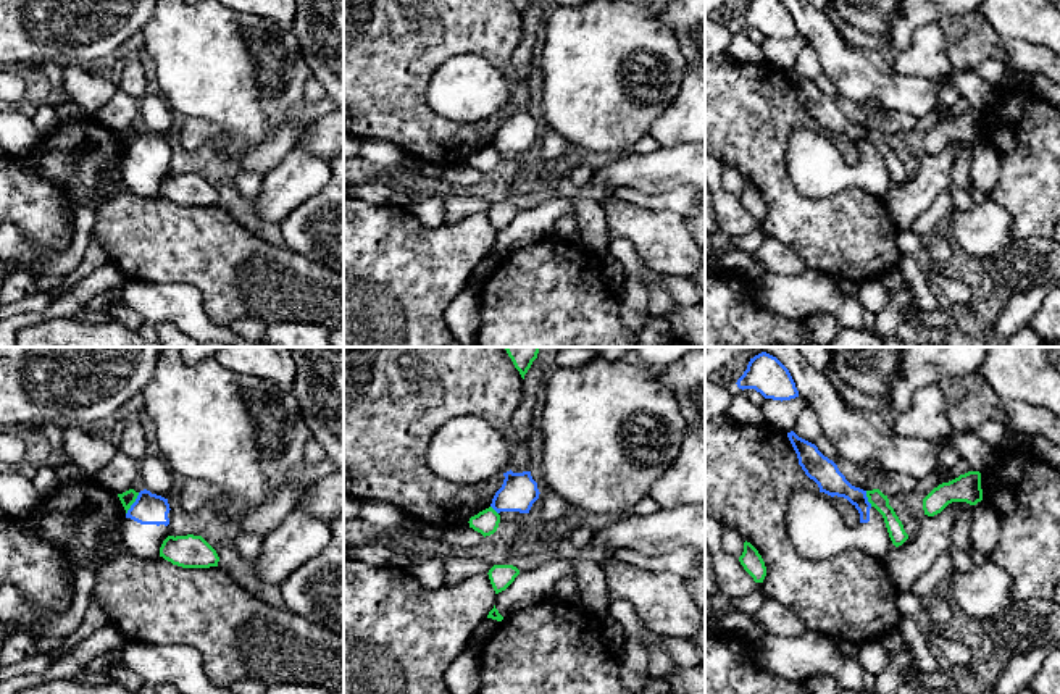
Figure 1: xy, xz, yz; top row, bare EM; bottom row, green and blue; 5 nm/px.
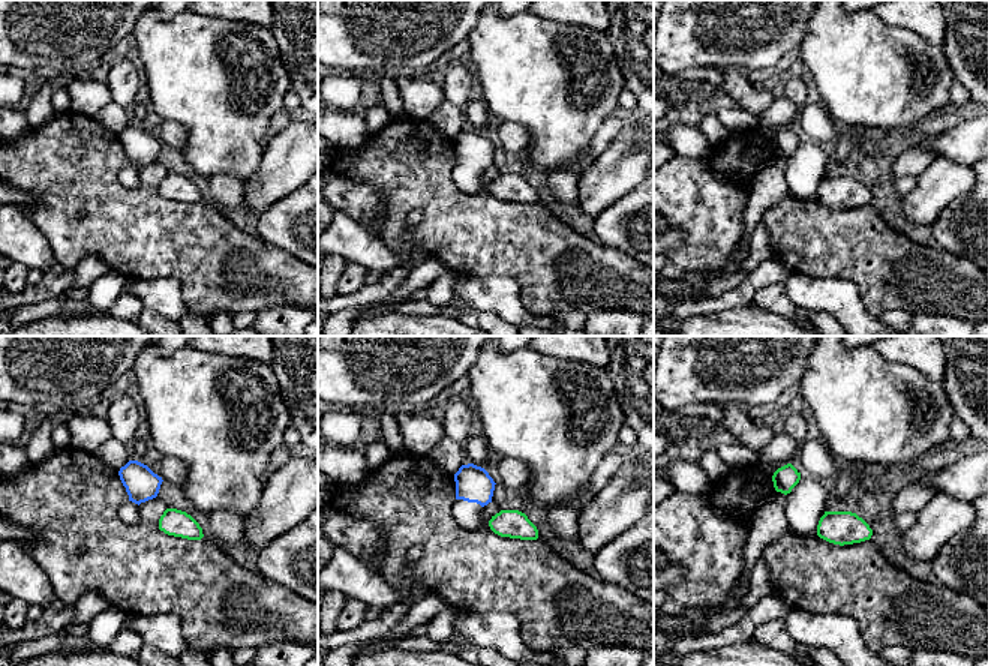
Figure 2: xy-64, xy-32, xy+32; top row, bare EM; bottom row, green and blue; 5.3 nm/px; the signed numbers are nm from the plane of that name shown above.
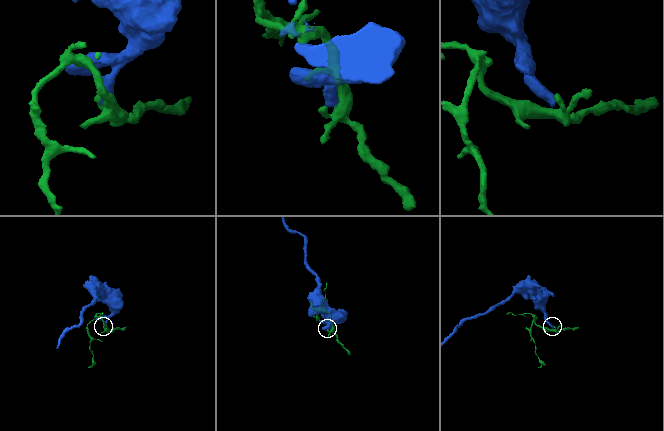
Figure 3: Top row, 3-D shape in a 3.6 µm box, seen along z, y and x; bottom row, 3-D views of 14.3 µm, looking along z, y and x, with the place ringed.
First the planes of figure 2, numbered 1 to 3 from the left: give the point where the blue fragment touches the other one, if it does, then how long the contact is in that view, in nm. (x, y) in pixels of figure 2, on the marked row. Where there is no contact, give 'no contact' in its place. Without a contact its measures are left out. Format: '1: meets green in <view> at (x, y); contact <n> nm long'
1: no contact
2: no contact
3: no contact

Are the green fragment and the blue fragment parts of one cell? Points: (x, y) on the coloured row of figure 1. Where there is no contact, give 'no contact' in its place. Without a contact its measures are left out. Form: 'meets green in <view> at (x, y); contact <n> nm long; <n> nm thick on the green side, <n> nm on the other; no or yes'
meets green in xy at (133, 502); contact 130 nm long; 70 nm thick on the green side, 160 nm on the other; no

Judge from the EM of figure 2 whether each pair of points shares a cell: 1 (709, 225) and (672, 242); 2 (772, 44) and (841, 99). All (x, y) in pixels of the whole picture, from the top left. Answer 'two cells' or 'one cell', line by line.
1: two cells
2: two cells

